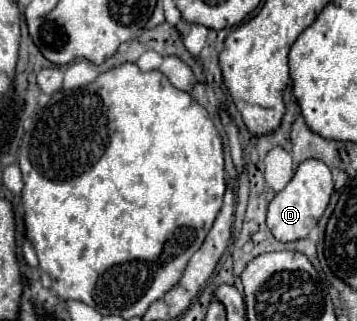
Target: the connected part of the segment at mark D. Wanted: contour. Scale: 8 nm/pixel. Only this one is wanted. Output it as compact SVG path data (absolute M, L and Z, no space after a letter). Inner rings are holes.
M304 160L296 174L292 176L292 180L286 184L286 188L282 192L278 192L272 200L272 204L268 206L268 228L274 234L276 240L280 242L294 242L294 240L302 240L310 234L312 226L318 224L318 220L322 218L328 202L330 202L330 194L334 190L334 182L332 182L332 174L330 168L322 162L322 160Z

